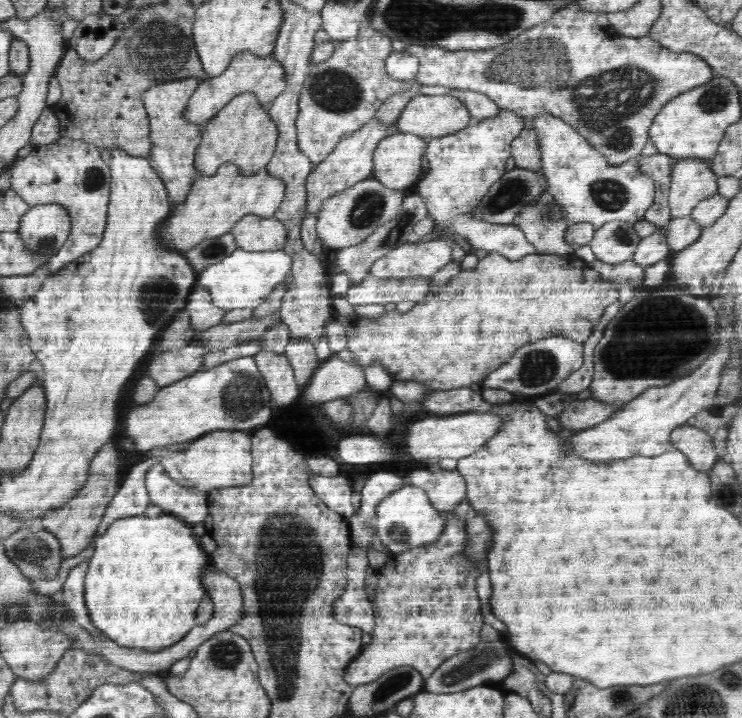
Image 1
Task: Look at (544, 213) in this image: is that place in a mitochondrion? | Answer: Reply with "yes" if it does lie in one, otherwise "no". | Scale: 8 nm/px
yes

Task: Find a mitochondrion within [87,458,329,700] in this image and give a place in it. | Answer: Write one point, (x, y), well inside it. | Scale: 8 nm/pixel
(225, 654)

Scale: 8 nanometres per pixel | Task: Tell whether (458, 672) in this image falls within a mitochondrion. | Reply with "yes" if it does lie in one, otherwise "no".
yes

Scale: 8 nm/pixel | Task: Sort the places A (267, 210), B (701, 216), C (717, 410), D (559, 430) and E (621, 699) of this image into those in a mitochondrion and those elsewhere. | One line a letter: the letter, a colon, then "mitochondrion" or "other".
A: other
B: other
C: other
D: other
E: mitochondrion

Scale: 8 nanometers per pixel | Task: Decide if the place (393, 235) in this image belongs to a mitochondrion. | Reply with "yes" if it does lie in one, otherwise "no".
yes

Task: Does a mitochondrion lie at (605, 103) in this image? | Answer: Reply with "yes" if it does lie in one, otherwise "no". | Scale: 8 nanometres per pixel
yes

